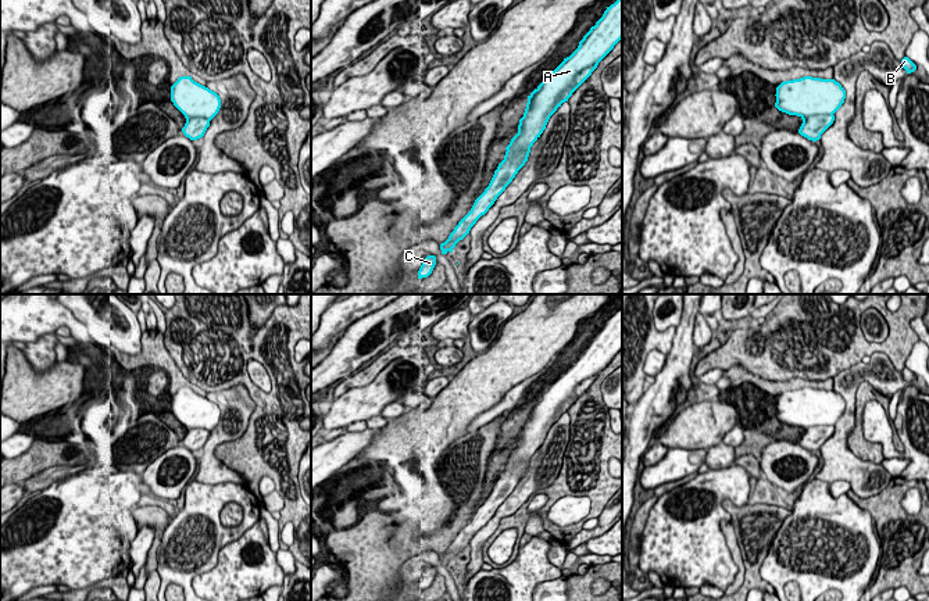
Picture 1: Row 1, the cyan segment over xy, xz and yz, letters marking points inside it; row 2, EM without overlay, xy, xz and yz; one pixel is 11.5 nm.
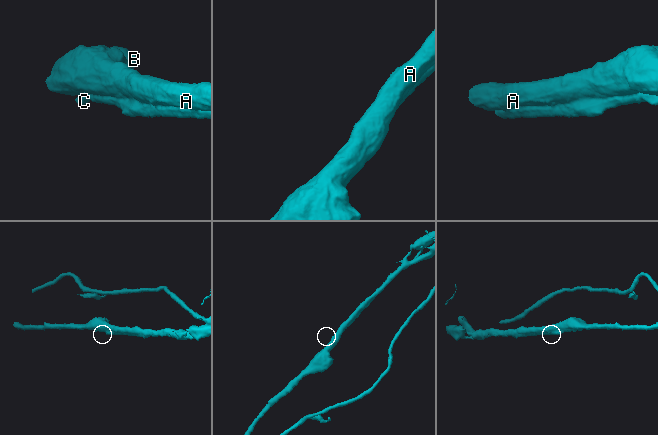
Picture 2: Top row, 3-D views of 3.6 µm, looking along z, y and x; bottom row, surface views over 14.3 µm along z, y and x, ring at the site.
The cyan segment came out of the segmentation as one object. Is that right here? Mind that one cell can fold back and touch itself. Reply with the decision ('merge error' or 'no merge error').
merge error

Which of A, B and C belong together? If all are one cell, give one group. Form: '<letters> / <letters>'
A B / C

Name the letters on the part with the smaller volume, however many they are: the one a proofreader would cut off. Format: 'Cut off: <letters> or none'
Cut off: C

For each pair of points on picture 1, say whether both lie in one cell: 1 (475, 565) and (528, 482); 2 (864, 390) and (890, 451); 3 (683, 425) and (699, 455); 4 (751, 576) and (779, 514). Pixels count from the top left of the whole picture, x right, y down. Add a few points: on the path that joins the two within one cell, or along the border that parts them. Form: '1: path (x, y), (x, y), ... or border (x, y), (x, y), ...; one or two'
1: path (476, 544), (481, 536), (511, 503); one
2: border (881, 444), (885, 458); two
3: border (706, 449), (670, 450); two
4: path (757, 561), (757, 536), (764, 529); one

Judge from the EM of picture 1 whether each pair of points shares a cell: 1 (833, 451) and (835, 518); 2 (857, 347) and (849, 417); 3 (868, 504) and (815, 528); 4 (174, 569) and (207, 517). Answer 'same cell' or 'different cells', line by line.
1: different cells
2: different cells
3: different cells
4: same cell

